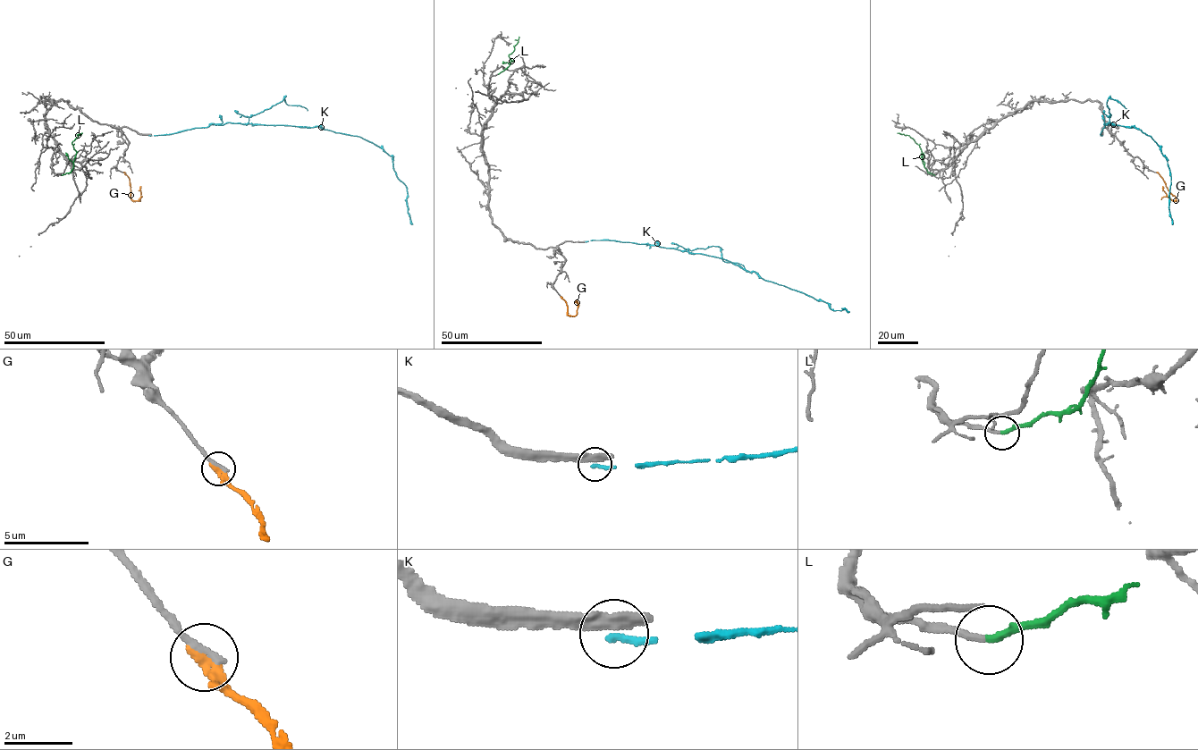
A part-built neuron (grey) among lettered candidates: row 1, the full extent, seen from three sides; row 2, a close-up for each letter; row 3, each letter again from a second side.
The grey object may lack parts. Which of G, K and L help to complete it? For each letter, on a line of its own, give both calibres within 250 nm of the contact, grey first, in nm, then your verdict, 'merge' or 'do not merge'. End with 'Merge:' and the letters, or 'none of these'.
G: calibres 240 and 360 nm; do not merge
K: calibres 480 and 220 nm; do not merge
L: calibres 200 and 220 nm; merge
Merge: L

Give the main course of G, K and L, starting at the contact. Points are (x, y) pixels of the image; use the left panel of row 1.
G: (124, 172), (129, 178), (132, 200), (139, 200), (140, 186)
K: (149, 135), (229, 122), (321, 126), (362, 138), (392, 156), (395, 174), (407, 191), (408, 212), (412, 224)
L: (61, 175), (69, 173), (73, 167), (76, 151), (71, 142), (82, 133)

